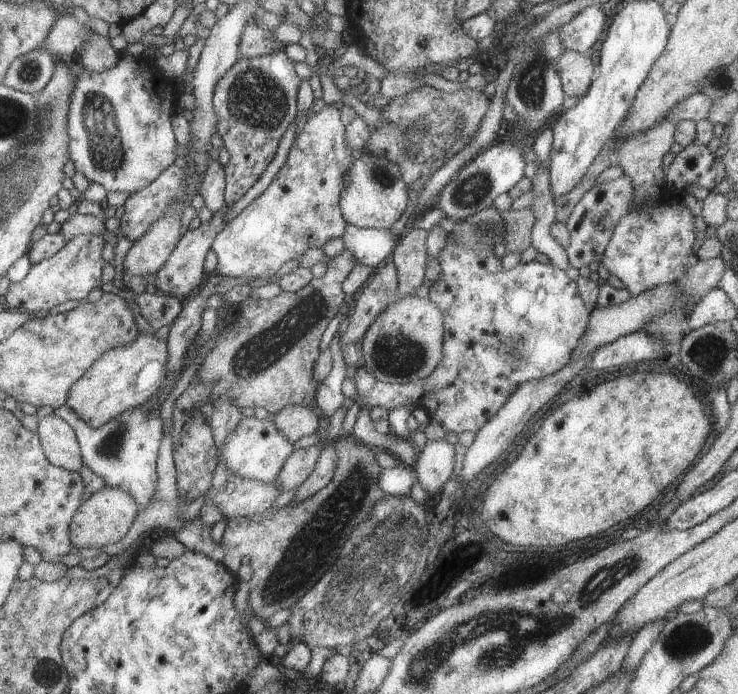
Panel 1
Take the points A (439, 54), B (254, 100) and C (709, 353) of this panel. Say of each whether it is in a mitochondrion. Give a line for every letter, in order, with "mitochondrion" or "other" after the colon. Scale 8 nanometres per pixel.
A: other
B: mitochondrion
C: mitochondrion

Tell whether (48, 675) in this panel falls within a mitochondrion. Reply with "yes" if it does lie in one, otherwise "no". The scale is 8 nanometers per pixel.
yes

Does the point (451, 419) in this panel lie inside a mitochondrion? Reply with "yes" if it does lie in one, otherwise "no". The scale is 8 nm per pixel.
no

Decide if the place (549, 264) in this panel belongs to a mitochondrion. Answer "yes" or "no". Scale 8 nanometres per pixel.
no

